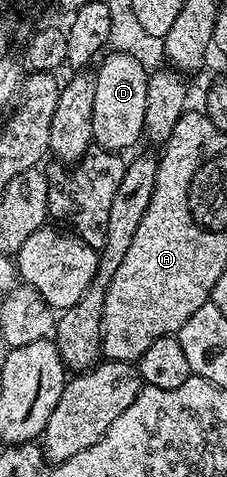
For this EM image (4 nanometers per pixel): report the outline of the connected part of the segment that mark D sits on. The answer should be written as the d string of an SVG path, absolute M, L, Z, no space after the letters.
M113 50L109 51L99 64L100 69L95 69L94 72L96 89L94 90L92 138L101 148L107 148L110 152L123 153L124 148L132 148L136 143L141 143L144 135L150 72L144 69L142 63L138 62L132 54Z

